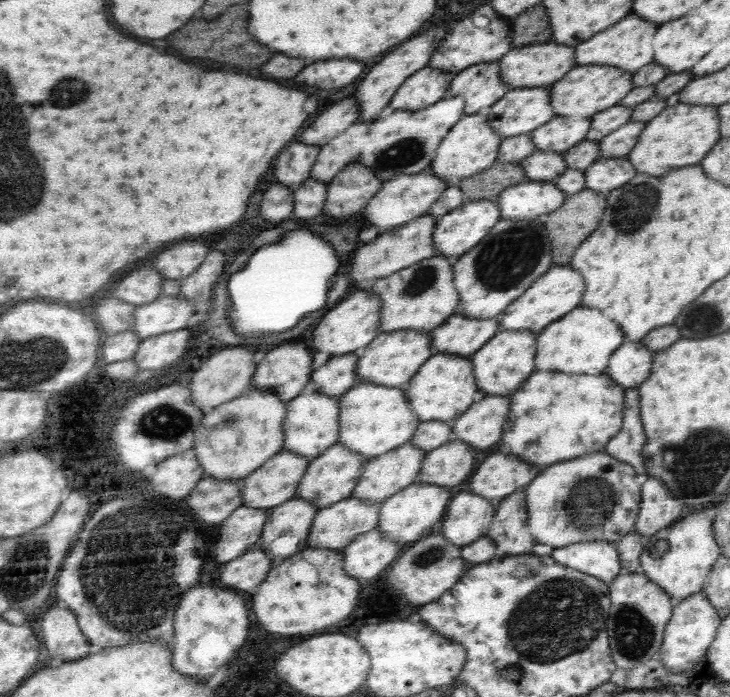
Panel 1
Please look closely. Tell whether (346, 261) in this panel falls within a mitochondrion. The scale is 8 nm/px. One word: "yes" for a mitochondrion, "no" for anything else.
no

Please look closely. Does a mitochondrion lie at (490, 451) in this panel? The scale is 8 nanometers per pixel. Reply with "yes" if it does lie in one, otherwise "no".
no

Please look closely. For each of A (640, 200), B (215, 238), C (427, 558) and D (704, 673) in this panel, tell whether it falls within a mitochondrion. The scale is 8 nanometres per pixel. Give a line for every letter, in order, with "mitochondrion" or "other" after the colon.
A: mitochondrion
B: other
C: mitochondrion
D: other

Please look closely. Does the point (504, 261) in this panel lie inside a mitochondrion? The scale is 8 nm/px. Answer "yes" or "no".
yes

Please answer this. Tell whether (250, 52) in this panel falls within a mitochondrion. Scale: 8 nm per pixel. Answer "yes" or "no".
yes

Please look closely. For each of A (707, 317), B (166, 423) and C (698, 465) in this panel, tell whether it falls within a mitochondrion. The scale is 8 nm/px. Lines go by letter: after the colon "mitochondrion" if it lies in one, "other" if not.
A: mitochondrion
B: mitochondrion
C: mitochondrion

